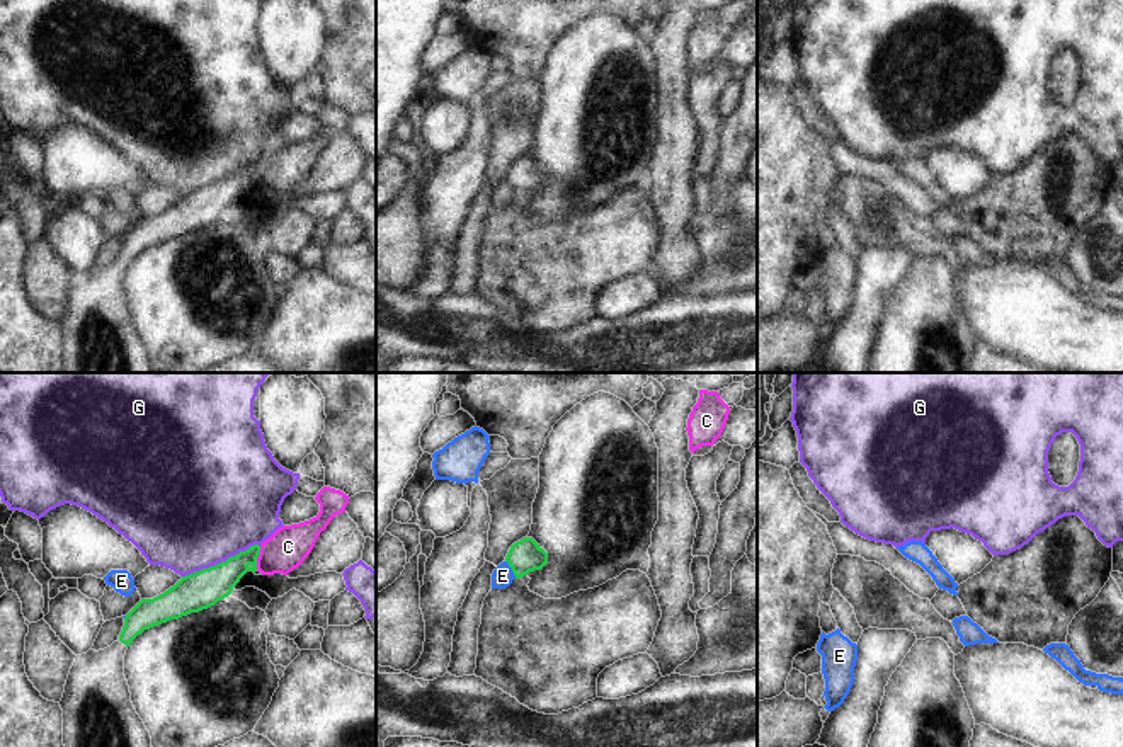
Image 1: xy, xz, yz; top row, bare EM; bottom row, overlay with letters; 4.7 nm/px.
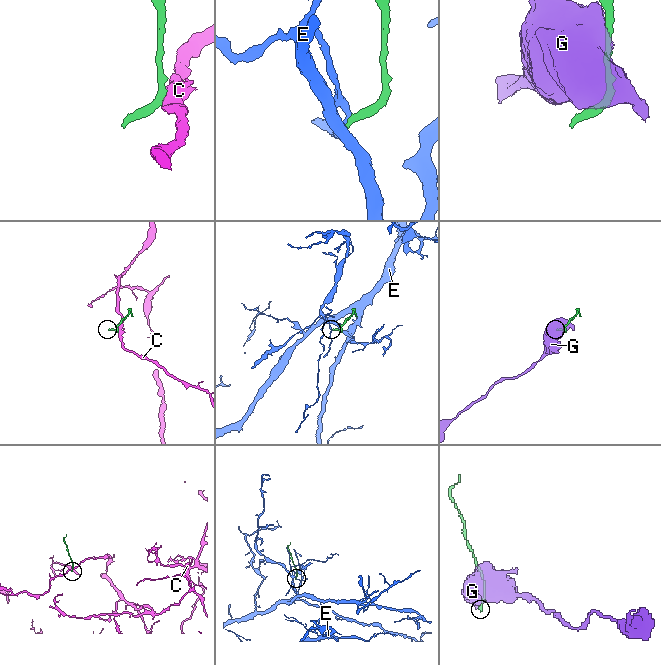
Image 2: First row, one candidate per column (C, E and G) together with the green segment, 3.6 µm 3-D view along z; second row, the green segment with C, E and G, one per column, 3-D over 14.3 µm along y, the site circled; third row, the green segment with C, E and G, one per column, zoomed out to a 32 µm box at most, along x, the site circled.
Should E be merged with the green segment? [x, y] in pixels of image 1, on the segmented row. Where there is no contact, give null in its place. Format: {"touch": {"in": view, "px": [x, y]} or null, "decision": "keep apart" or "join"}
{"touch": {"in": "xz", "px": [511, 567]}, "decision": "keep apart"}

